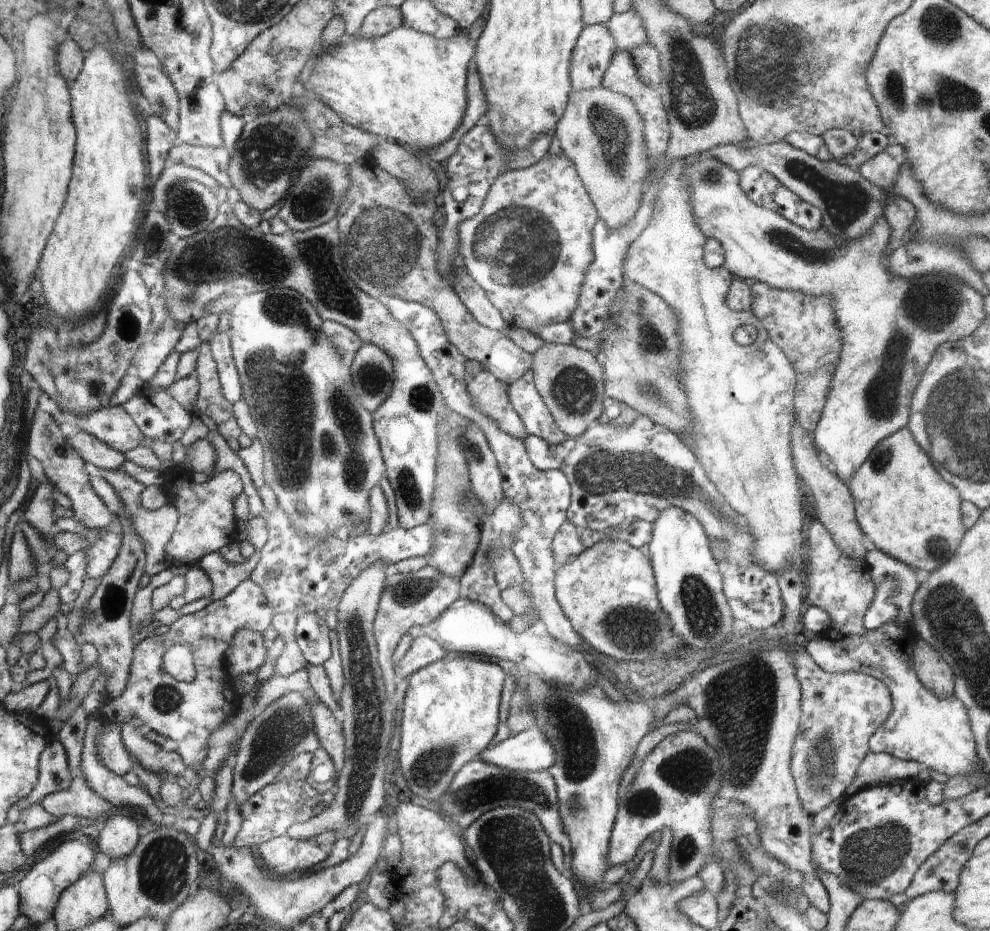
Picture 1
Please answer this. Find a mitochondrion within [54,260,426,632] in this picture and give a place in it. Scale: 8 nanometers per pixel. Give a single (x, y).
(280, 394)

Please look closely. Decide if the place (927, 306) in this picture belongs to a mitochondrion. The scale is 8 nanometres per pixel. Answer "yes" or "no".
yes

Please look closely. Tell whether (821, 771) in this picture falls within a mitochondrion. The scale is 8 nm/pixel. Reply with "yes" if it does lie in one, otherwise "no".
yes

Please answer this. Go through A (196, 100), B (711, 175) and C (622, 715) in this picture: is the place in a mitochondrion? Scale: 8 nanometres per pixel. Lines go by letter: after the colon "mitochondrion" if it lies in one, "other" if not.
A: mitochondrion
B: other
C: other

